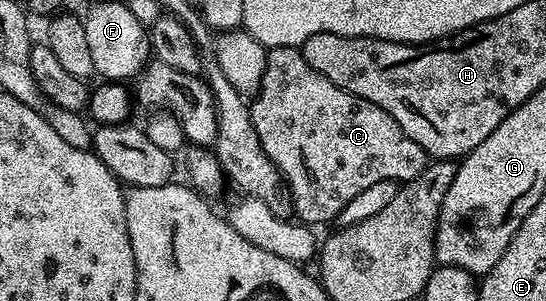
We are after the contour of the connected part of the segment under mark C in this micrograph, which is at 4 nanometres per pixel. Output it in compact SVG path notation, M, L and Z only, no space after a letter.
M271 48L267 51L266 69L262 74L262 81L256 95L248 105L252 126L258 135L259 144L271 163L278 168L278 175L284 181L292 201L293 215L305 225L317 226L316 224L326 224L329 220L335 221L340 210L344 210L344 206L348 206L348 202L352 202L352 198L356 198L356 194L368 190L368 186L385 180L395 182L411 180L419 176L428 163L426 151L416 142L412 142L412 138L408 138L408 134L404 134L404 130L400 130L400 122L396 122L396 118L392 118L392 114L388 110L380 110L380 106L376 106L376 102L368 102L356 94L348 94L348 90L340 90L340 86L328 82L328 78L324 78L324 74L316 74L316 70L312 70L312 66L308 66L308 62L304 62L298 48Z

